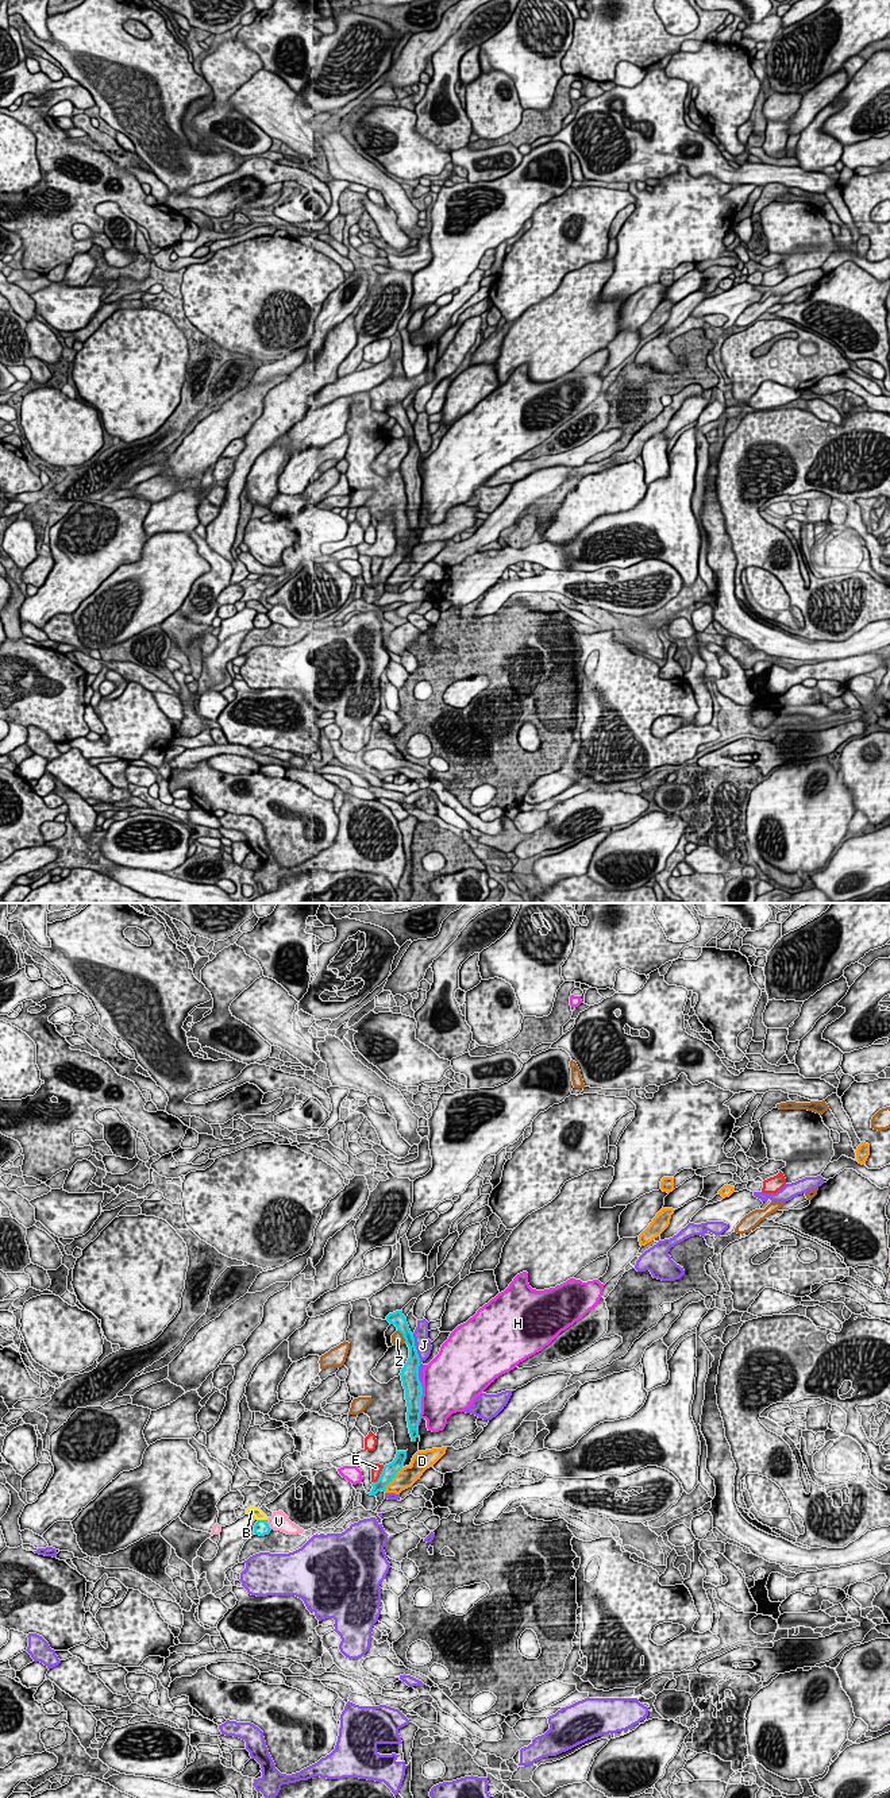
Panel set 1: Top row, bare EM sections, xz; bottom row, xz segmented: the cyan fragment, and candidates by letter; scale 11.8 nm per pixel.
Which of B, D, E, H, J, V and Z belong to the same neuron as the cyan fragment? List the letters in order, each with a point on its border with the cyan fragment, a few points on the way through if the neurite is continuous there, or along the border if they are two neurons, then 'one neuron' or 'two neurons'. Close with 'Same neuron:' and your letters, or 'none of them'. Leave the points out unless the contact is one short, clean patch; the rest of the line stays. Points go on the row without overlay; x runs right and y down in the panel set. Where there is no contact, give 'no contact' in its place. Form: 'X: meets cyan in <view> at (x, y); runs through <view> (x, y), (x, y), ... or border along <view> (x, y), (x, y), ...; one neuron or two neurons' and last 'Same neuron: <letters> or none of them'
B: meets cyan in xz at (262, 613); two neurons
D: meets cyan in xz at (392, 571); one neuron
E: meets cyan in xz at (380, 568); border along xz (384, 559), (380, 570), (373, 575); two neurons
H: meets cyan in xz at (420, 497); two neurons
J: meets cyan in xz at (419, 451); two neurons
V: meets cyan in xz at (268, 617); two neurons
Z: meets cyan in xz at (403, 428); border along xz (397, 423), (404, 435); two neurons
Same neuron: D

